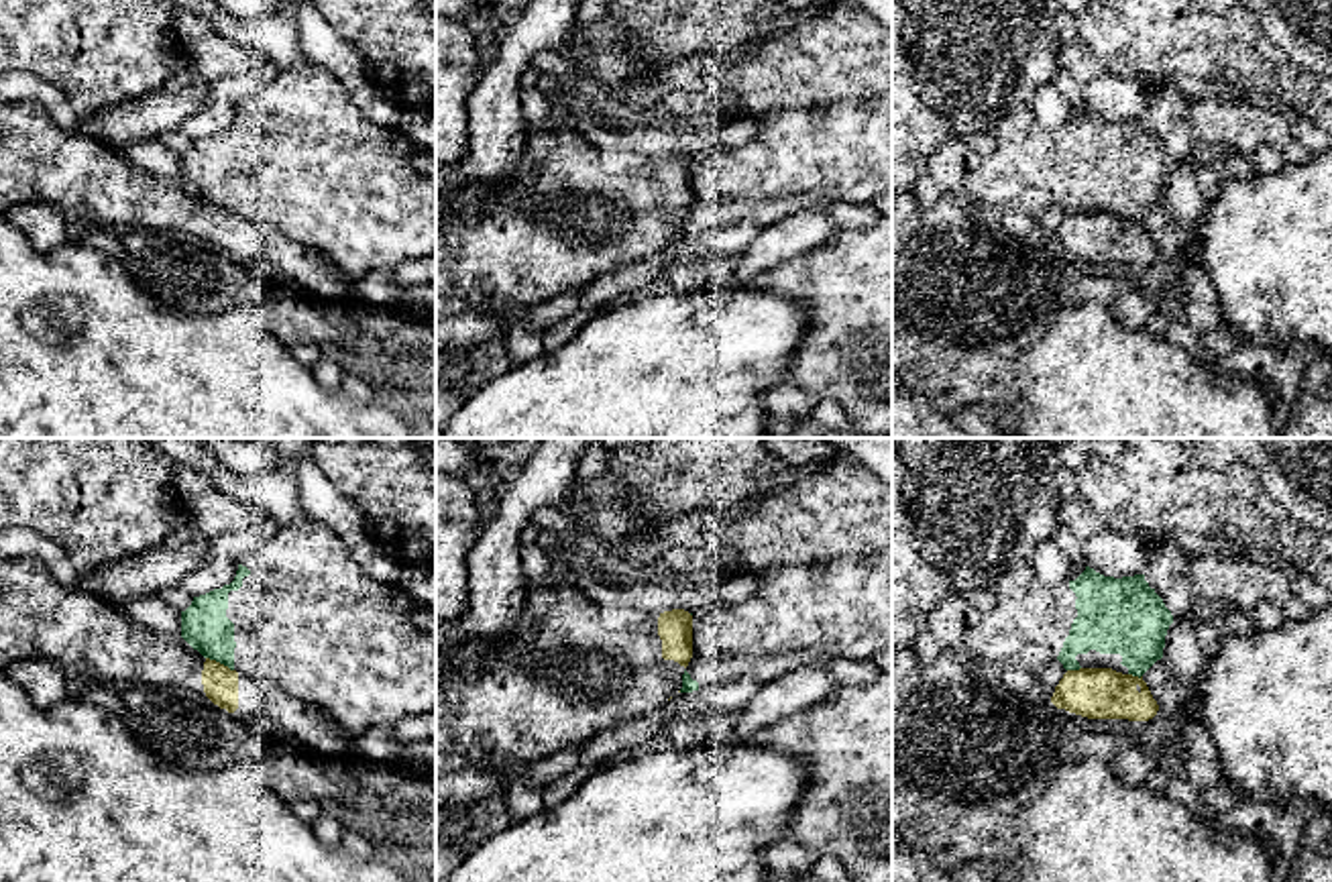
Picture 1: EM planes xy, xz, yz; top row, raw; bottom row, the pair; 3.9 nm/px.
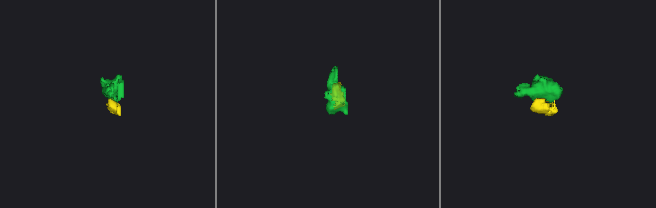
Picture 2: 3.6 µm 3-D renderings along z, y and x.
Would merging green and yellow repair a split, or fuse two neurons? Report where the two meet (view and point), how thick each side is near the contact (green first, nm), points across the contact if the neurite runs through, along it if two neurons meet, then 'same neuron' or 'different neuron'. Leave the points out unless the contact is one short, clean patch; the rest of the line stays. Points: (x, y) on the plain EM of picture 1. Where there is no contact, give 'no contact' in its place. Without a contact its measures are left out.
xy (220, 206) | 190/140 nm | along xy (206, 200), (233, 214) | different neuron

